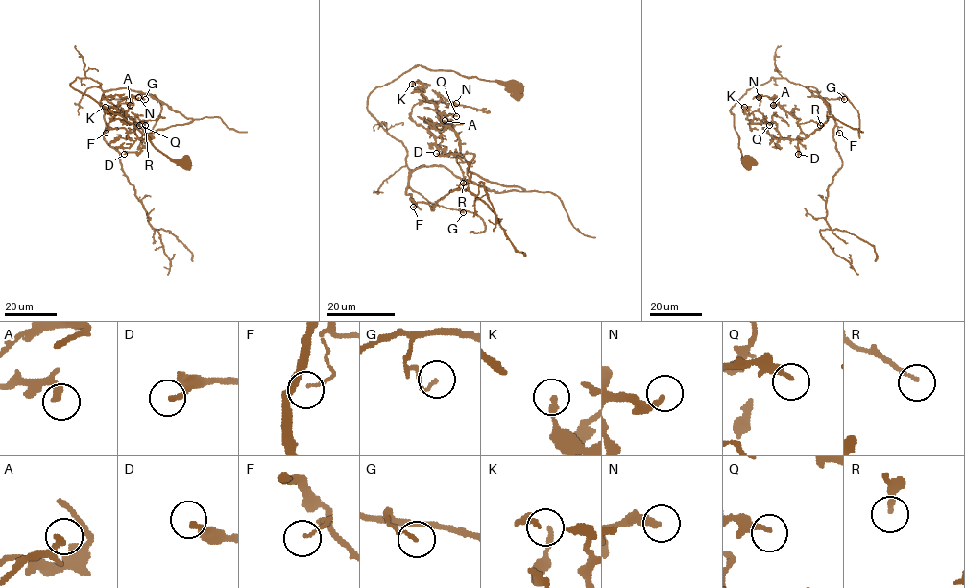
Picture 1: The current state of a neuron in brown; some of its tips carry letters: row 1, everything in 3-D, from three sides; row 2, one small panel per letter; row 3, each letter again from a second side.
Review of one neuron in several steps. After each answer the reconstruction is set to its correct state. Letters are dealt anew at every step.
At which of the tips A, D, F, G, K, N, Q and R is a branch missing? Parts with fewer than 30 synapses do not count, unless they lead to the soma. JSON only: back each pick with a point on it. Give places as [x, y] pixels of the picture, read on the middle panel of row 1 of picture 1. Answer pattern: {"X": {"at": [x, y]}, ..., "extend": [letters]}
{"extend": []}

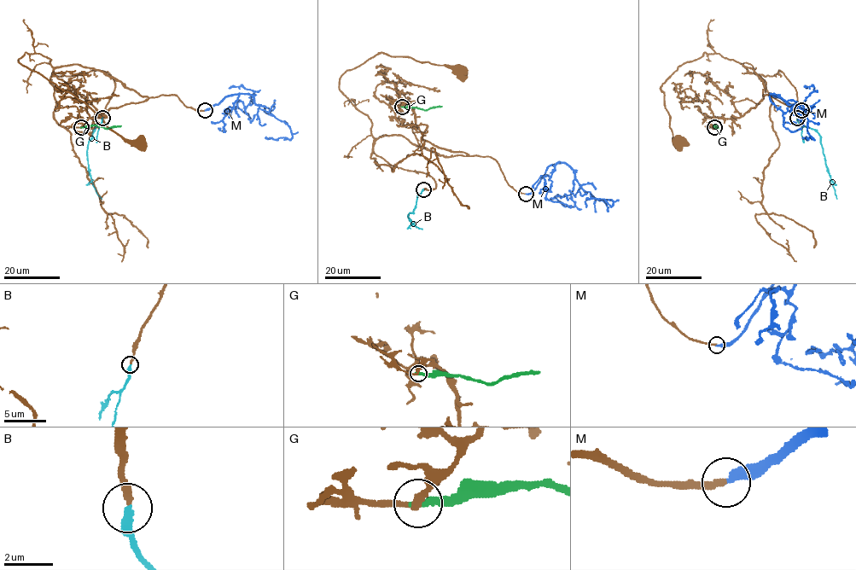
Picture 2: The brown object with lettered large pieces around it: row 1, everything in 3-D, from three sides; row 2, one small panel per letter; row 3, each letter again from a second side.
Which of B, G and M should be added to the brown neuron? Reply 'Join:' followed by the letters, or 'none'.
Join: B

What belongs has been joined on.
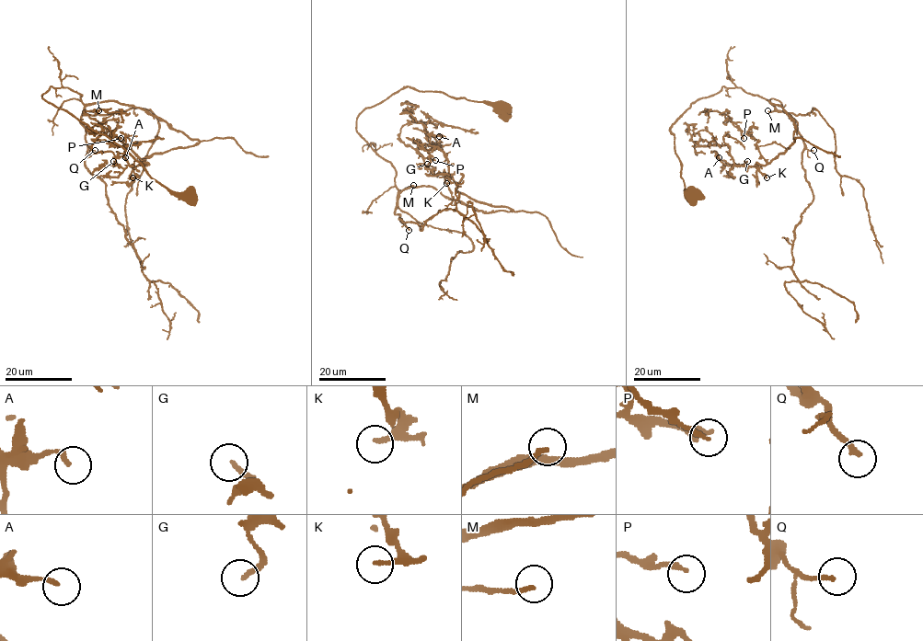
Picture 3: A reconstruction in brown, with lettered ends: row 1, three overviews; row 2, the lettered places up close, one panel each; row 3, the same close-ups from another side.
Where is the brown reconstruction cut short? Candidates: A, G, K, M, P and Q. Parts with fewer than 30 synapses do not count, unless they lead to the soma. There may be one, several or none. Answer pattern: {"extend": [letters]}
{"extend": ["M"]}

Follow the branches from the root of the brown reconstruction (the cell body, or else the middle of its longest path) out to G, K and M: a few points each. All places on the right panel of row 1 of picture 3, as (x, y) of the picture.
G: (688, 196), (669, 129), (723, 86), (778, 105), (795, 128), (795, 141), (768, 163), (732, 167), (747, 161)
K: (688, 196), (669, 129), (723, 86), (758, 95), (793, 120), (795, 141), (756, 163), (767, 177)
M: (688, 196), (669, 129), (690, 106), (723, 86), (740, 87), (766, 98), (776, 110), (767, 110)

